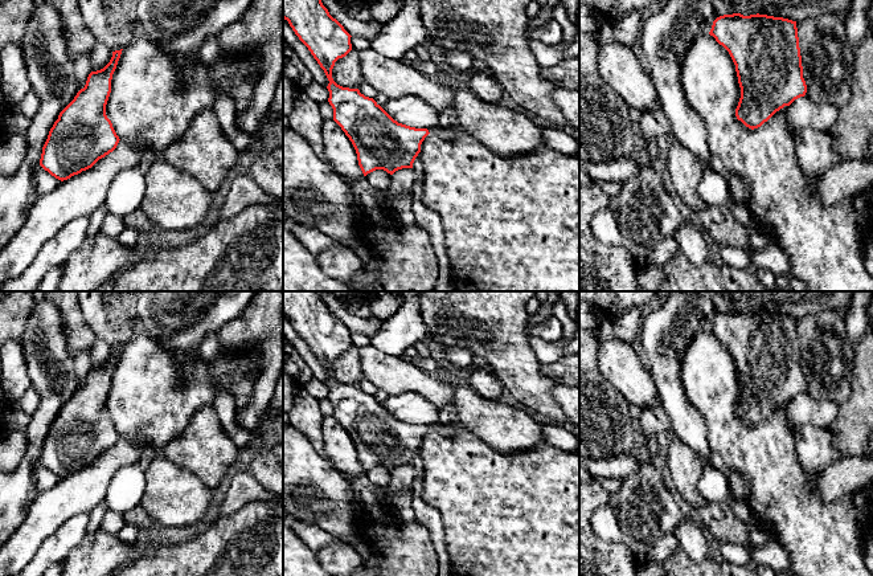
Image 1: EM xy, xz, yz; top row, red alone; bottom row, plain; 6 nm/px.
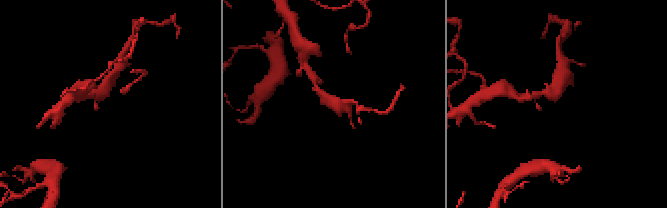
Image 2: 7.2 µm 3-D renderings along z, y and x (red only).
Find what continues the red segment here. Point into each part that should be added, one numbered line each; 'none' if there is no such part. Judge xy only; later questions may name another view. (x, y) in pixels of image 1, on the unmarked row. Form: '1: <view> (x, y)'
none

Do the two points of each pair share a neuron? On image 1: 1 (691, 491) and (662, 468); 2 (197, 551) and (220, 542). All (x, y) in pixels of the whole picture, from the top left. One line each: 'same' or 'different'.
1: different
2: same

